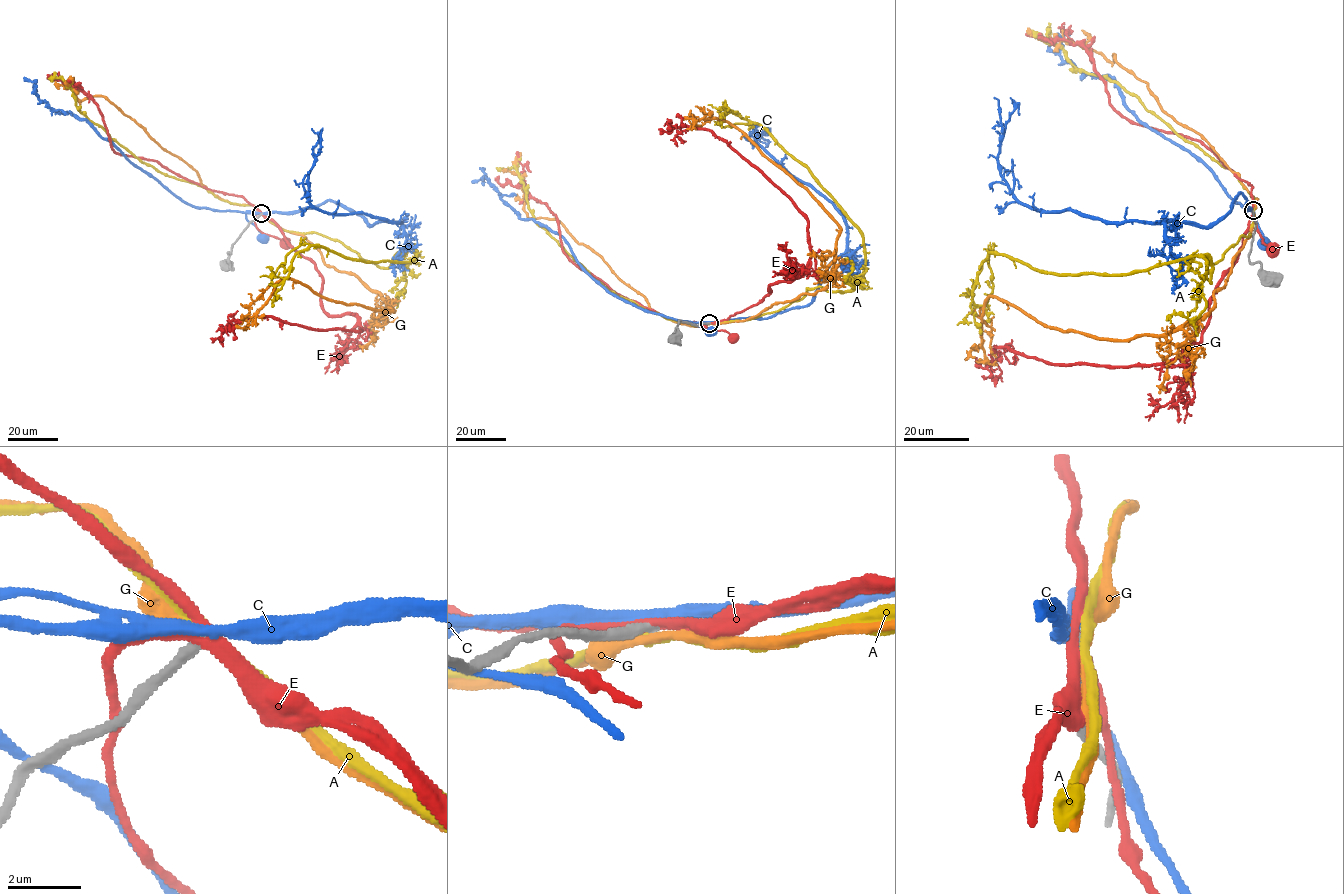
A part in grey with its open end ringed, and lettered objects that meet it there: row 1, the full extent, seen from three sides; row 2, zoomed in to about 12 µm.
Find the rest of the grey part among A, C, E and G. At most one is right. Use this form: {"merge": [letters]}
{"merge": []}

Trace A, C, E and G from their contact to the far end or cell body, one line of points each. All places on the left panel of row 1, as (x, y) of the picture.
A: (261, 213), (380, 267), (417, 251), (412, 261), (361, 261), (312, 245), (295, 255), (273, 306)
C: (261, 213), (246, 213), (246, 218), (264, 237)
E: (261, 214), (255, 215), (256, 226), (285, 243)
G: (261, 214), (305, 237), (326, 264), (356, 275), (392, 311), (326, 300), (285, 278), (246, 326), (236, 325)

